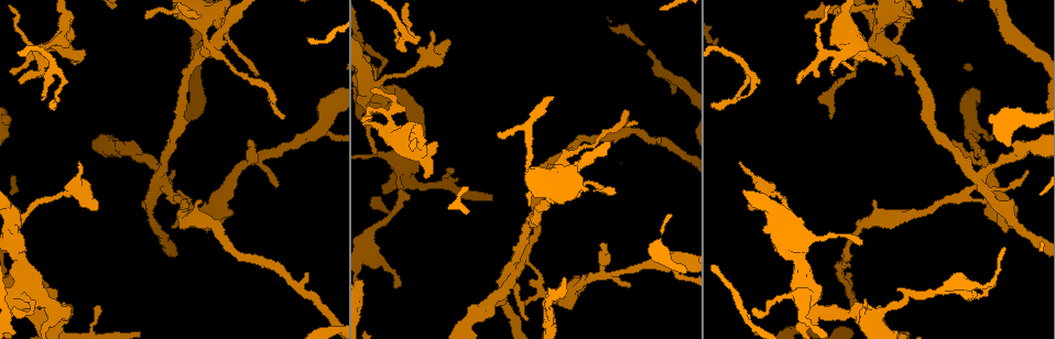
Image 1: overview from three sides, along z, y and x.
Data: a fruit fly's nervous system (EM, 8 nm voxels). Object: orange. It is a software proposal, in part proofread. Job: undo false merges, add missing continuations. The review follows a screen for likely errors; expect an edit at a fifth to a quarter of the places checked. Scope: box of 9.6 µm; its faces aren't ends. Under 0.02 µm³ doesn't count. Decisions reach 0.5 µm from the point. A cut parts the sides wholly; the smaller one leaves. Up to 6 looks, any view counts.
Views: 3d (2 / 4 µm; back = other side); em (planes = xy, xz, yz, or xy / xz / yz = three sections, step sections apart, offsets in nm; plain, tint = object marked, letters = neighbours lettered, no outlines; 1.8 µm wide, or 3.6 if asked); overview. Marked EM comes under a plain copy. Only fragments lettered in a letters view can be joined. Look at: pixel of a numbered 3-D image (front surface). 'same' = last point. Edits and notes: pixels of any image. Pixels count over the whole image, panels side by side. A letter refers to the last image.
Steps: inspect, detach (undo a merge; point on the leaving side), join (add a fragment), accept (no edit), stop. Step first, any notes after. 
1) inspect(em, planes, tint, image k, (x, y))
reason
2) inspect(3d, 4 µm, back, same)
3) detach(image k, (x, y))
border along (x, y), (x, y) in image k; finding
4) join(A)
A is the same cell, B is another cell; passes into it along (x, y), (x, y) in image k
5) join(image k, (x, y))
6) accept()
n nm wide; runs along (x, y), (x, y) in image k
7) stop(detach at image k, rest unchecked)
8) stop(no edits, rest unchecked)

inspect(em, planes, letters, image 1, (563, 164))
abrupt turn

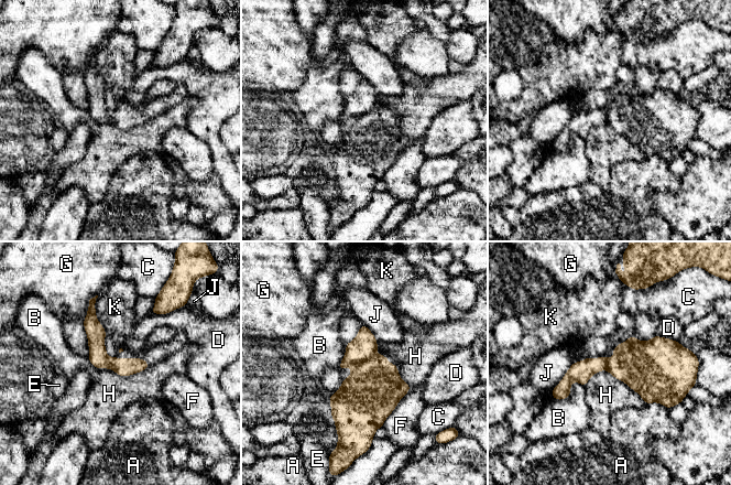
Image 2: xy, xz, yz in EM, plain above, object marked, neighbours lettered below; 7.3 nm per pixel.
detach(image 2, (374, 387))
H touches over 480 nm; A, B, C, D, E, F, G, H, J and K are other cells; a second neuron is stuck on

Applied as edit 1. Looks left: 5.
inspect(em, xy, step 4, letters, image 1, (426, 178))
branch stops here

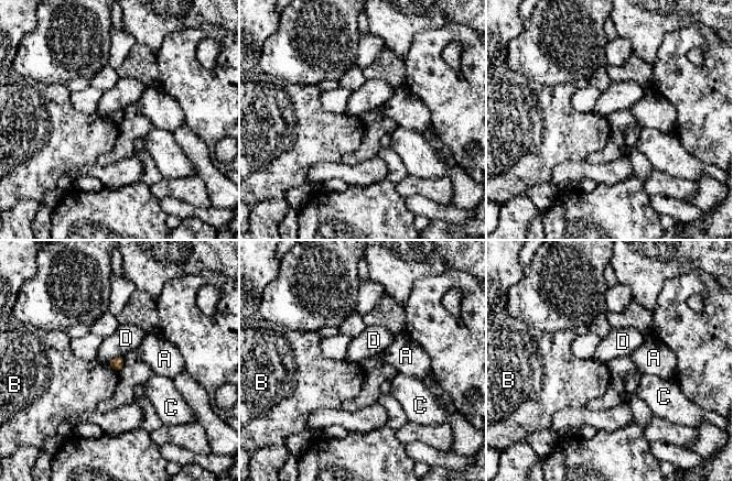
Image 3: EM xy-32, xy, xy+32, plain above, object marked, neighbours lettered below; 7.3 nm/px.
inspect(em, planes, letters, same)
cut it another way

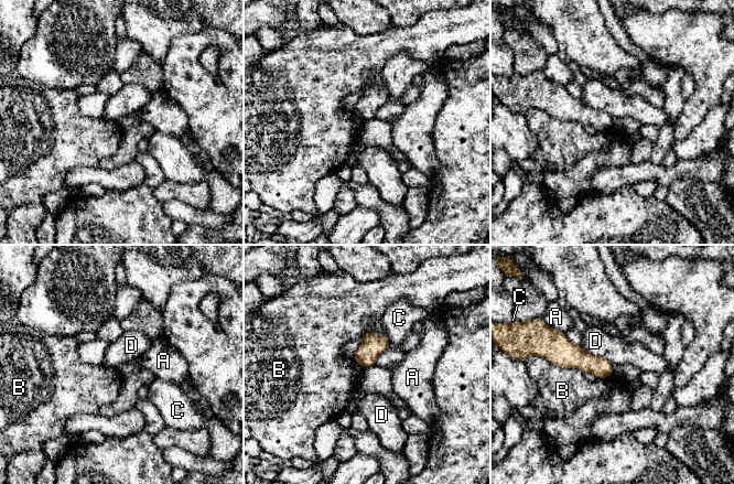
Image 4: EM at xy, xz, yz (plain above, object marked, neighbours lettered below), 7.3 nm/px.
accept()
B touches over 360 nm; A, B, C and D are other cells; no lettered fragment goes on from it

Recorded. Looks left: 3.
inspect(3d, 4 µm, back, image 1, (747, 76))
sharp bend

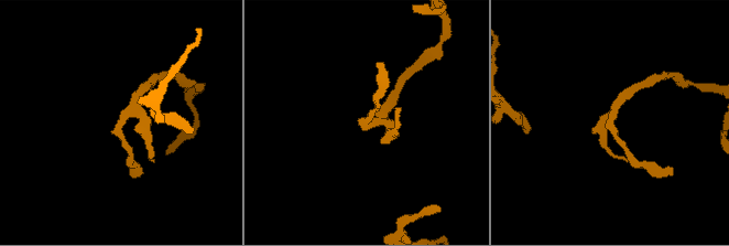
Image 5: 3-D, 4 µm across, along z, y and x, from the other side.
inspect(em, planes, letters, image 5, (610, 119))
shape alone is not enough

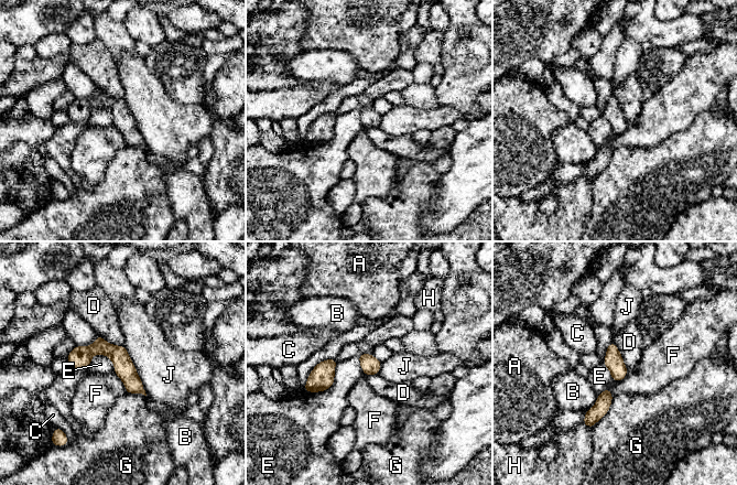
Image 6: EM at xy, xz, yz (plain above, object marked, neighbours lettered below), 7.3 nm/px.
accept()
A, B, C, D, E, F, G, H and J are other cells; runs along (69, 357), (108, 349), (140, 390) in image 6; all the same neuron

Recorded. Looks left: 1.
stop(detach at image 2, rest unchecked)

